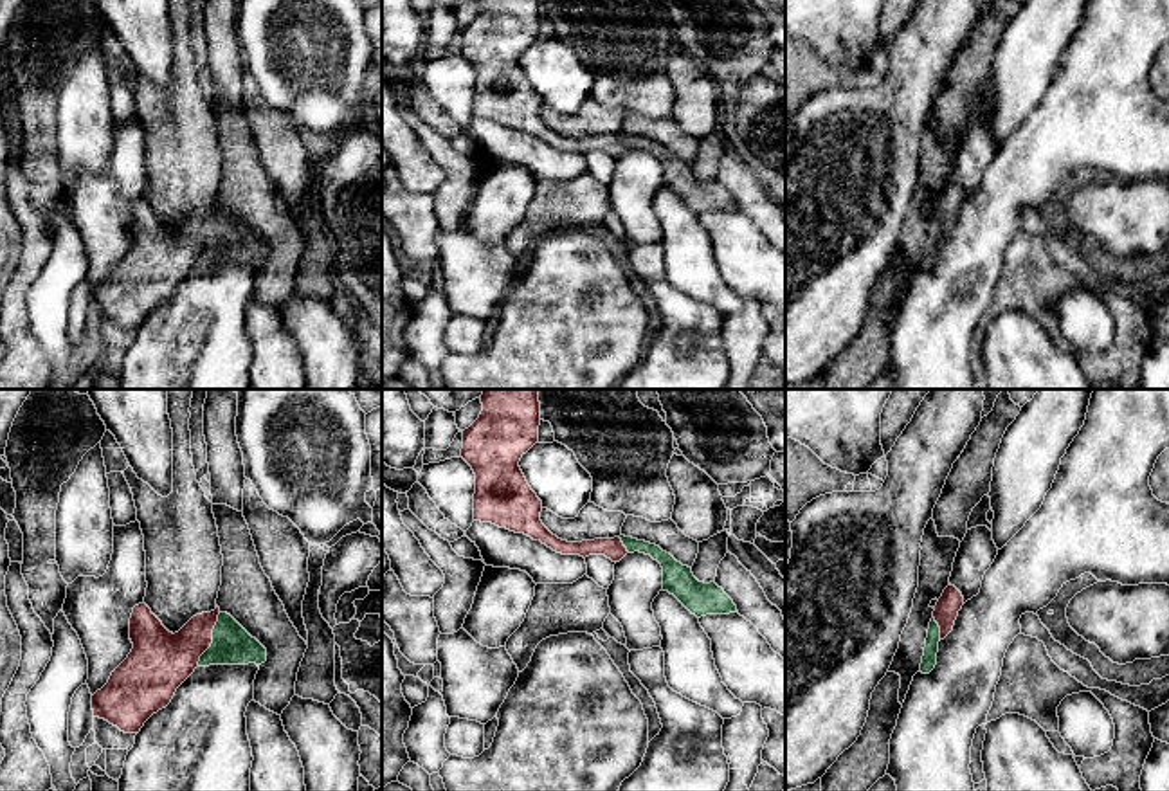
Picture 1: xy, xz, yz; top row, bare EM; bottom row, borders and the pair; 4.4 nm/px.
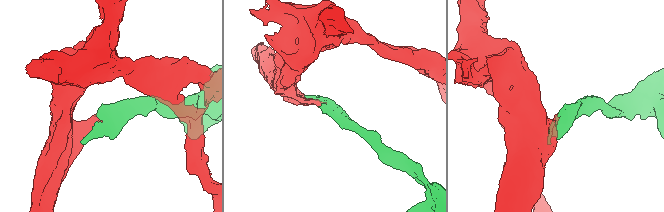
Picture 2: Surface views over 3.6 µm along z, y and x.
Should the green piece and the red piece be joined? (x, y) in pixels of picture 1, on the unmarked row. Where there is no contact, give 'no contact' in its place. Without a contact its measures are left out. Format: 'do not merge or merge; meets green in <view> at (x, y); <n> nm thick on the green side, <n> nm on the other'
merge; meets green in xy at (213, 236); 180 nm thick on the green side, 260 nm on the other

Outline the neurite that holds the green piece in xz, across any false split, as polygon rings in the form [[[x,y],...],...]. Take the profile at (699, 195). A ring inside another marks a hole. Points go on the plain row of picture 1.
[[[483,0],[479,14],[463,27],[461,54],[476,70],[474,117],[492,119],[515,130],[524,130],[533,137],[540,137],[548,144],[562,151],[605,151],[612,159],[620,159],[627,150],[645,150],[657,157],[663,164],[663,187],[674,191],[697,214],[706,211],[739,209],[733,196],[715,178],[699,178],[692,164],[677,159],[659,142],[632,133],[594,135],[582,139],[567,139],[553,132],[540,117],[542,97],[528,81],[519,58],[539,38],[540,0]]]

